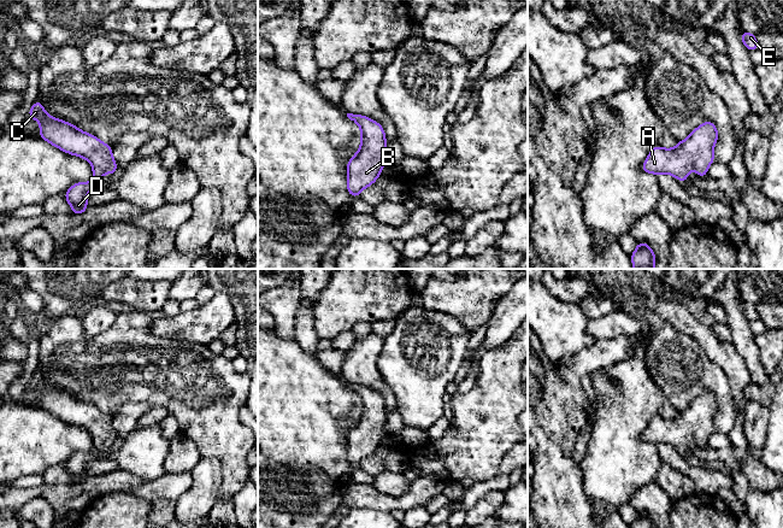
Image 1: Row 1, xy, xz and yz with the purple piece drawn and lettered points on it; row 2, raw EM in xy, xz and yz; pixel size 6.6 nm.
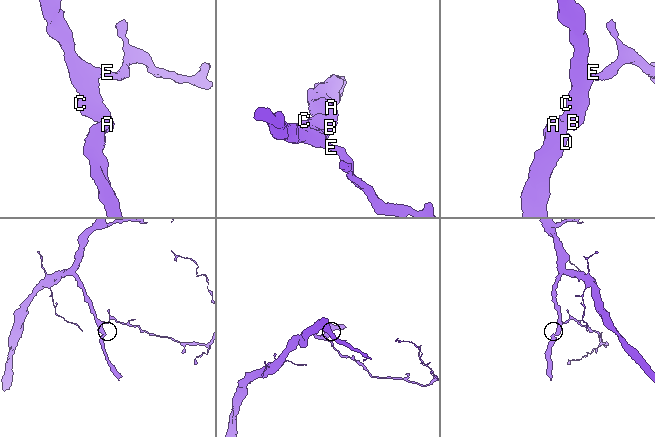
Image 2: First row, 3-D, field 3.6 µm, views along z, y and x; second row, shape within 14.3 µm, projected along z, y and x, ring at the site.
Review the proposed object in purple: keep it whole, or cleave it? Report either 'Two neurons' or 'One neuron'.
One neuron

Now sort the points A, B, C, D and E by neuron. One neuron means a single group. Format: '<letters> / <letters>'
A B C D E

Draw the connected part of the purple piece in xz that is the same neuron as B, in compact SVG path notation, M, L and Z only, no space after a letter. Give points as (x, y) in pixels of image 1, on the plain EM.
M347 383L347 387L360 397L360 418L348 430L347 460L352 468L359 468L359 463L373 454L385 433L383 432L387 421L385 403L383 397L363 385Z

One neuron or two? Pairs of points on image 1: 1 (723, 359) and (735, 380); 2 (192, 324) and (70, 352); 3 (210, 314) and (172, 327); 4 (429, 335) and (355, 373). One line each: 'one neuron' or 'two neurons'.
1: one neuron
2: two neurons
3: one neuron
4: two neurons

